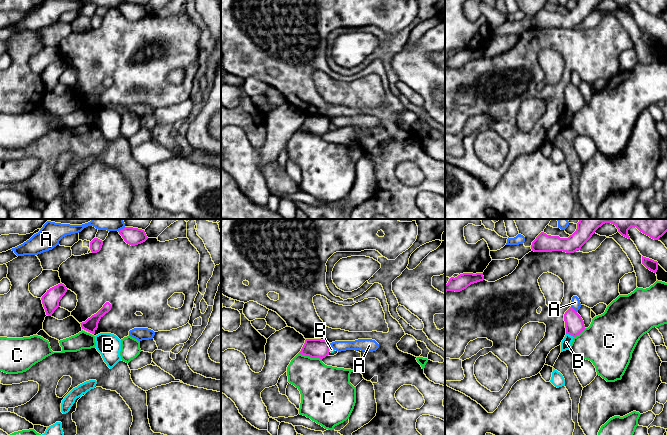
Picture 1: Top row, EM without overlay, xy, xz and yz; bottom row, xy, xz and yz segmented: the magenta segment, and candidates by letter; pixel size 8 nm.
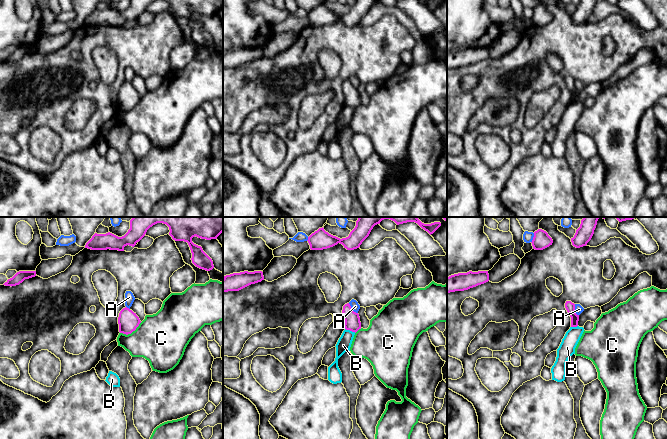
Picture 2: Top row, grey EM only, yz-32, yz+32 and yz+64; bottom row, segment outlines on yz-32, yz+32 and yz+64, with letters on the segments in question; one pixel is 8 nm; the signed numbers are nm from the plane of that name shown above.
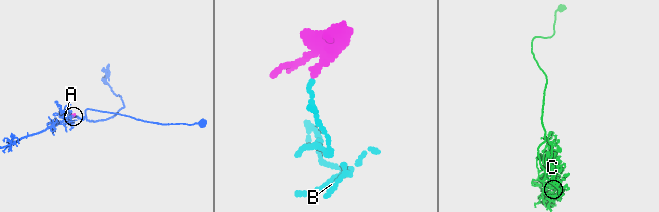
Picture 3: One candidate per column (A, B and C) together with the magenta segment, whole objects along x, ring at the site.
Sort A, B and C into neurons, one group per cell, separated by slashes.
A / B / C

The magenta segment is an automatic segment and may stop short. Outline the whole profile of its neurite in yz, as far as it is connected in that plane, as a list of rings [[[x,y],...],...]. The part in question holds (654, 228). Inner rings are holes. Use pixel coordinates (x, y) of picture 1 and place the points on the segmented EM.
[[[580,219],[576,231],[568,238],[547,235],[541,232],[532,242],[534,252],[563,251],[574,253],[592,237],[595,231],[605,223],[616,226],[618,232],[630,239],[628,230],[636,227],[640,232],[654,240],[659,240],[667,232],[667,219]]]

